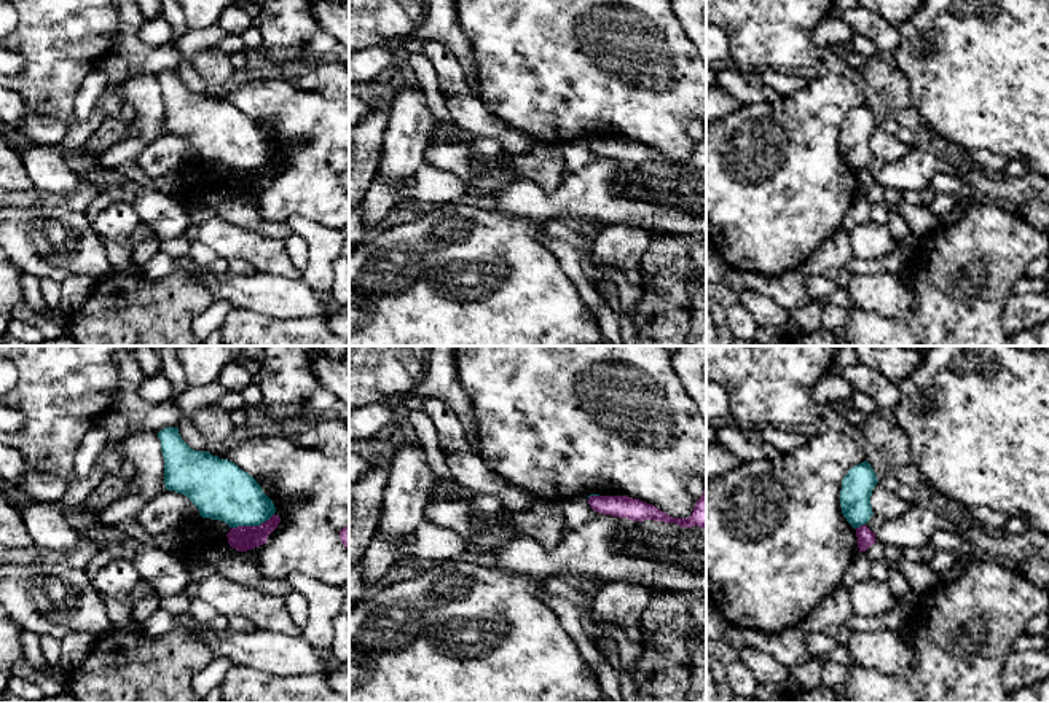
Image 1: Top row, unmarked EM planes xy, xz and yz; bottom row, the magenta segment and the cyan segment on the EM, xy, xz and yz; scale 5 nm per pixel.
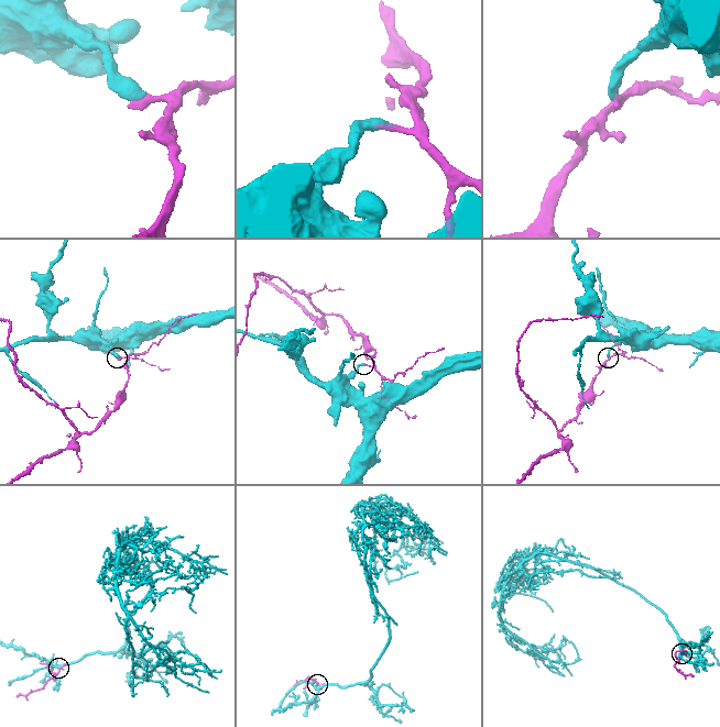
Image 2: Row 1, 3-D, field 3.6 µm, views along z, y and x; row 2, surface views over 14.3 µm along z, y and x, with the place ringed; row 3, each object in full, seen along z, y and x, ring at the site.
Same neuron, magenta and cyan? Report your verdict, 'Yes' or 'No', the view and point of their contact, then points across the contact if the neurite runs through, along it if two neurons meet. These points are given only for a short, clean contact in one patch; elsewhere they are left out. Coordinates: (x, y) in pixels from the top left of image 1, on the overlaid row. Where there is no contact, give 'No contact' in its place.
No. Touches magenta at xy (252, 526). Boundary: xy (273, 514), (259, 525), (238, 525), (231, 528)

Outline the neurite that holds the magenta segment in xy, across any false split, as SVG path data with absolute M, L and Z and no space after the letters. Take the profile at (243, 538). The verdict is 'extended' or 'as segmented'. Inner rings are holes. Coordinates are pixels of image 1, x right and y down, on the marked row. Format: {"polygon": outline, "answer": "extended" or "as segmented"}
{"polygon": "M273 515L269 520L260 526L238 526L231 528L226 534L230 547L238 552L247 552L255 547L266 544L268 536L277 528L281 518Z", "answer": "as segmented"}

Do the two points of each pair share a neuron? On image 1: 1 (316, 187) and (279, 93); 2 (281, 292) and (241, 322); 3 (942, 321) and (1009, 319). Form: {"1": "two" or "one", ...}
{"1": "one", "2": "two", "3": "two"}

